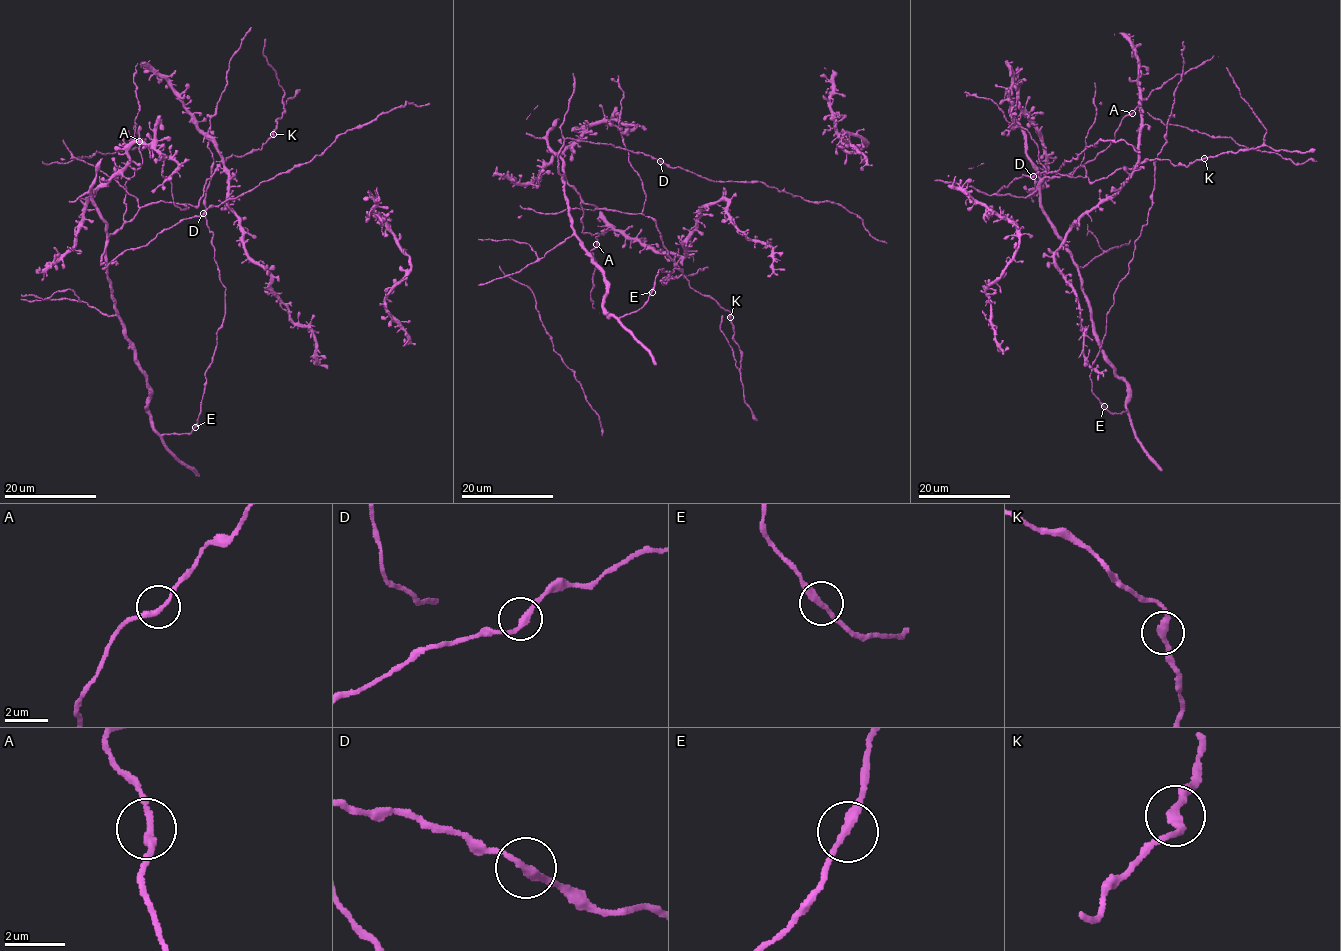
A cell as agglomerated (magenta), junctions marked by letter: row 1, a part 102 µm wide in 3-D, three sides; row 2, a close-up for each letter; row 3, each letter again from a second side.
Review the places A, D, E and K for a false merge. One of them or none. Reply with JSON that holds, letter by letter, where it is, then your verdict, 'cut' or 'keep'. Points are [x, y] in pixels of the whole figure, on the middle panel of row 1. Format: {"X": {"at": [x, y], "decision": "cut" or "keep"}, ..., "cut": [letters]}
{"A": {"at": [596, 244], "decision": "keep"}, "D": {"at": [660, 161], "decision": "keep"}, "E": {"at": [652, 292], "decision": "keep"}, "K": {"at": [730, 317], "decision": "keep"}, "cut": []}

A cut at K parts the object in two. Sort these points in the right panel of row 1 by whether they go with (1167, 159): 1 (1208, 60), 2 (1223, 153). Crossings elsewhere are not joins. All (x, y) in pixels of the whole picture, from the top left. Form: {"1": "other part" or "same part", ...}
{"1": "same part", "2": "other part"}

